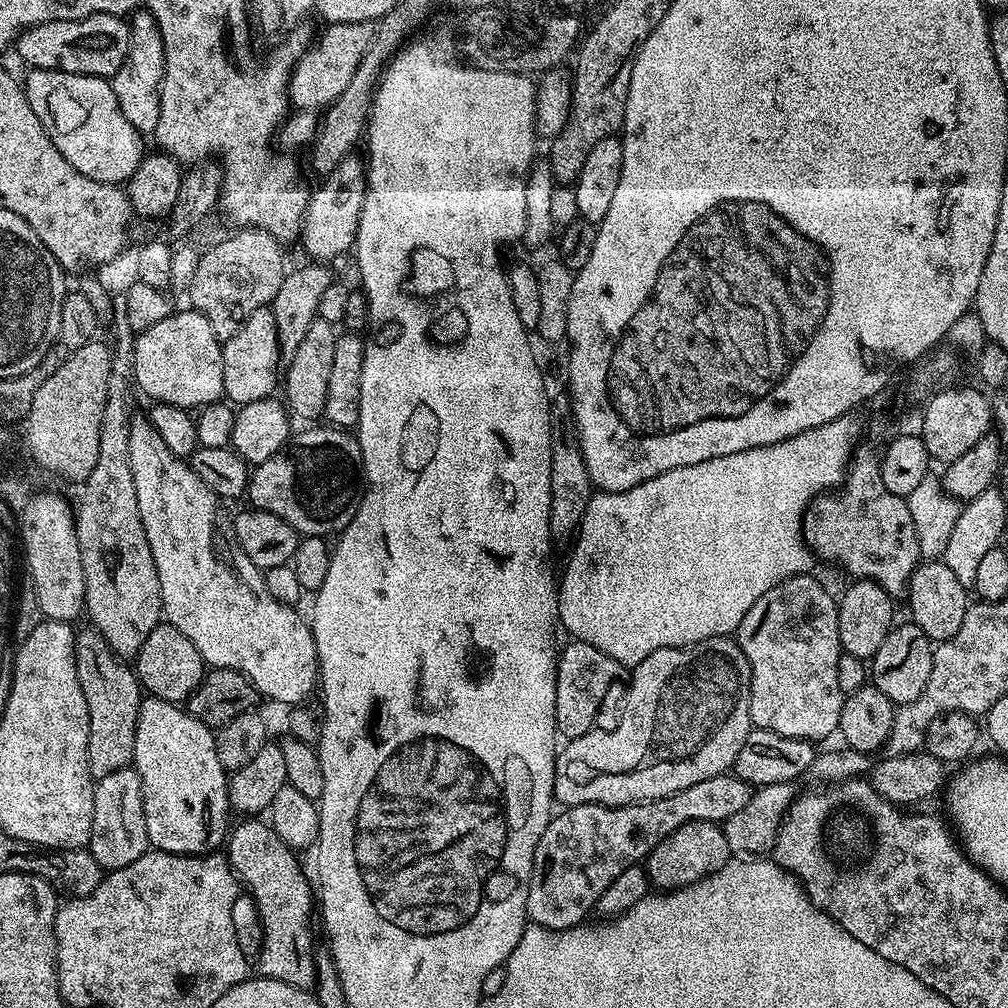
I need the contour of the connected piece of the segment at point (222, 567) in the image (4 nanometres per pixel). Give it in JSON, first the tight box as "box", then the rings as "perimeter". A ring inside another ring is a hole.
{"box":[129,415,318,705],"perimeter":[[[133,415],[129,428],[130,469],[133,471],[142,526],[161,586],[159,607],[167,623],[182,630],[182,634],[198,646],[205,665],[242,673],[261,697],[269,696],[280,704],[303,705],[307,701],[304,699],[318,688],[316,643],[309,621],[305,617],[303,620],[293,605],[283,604],[272,597],[265,573],[250,562],[248,555],[236,543],[226,520],[224,524],[221,497],[206,486],[198,474],[194,474],[191,463],[176,456],[170,446],[162,442],[149,417]]]}

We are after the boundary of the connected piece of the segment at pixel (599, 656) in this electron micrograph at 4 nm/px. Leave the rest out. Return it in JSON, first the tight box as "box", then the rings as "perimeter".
{"box":[554,638,622,741],"perimeter":[[[572,638],[569,644],[559,649],[556,661],[556,693],[554,694],[554,718],[557,733],[565,741],[585,736],[593,731],[596,715],[608,696],[608,691],[616,684],[622,672],[622,665],[610,658],[610,654],[602,654],[598,646],[590,646],[586,642]]]}

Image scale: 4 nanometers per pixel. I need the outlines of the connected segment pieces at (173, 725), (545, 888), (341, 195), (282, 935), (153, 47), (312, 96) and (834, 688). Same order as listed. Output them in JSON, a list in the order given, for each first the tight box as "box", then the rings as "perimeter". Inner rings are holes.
[{"box":[132,696,230,856],"perimeter":[[[148,696],[141,699],[140,713],[138,714],[138,726],[134,734],[134,754],[132,755],[132,764],[135,767],[138,778],[142,782],[142,790],[144,791],[144,808],[146,830],[148,831],[148,843],[153,849],[161,852],[173,852],[179,856],[206,856],[217,851],[216,848],[225,843],[226,837],[230,832],[230,823],[228,824],[228,816],[230,817],[230,805],[228,803],[228,782],[229,773],[222,766],[222,762],[218,762],[218,750],[216,749],[216,737],[213,729],[206,727],[200,719],[191,712],[185,710],[180,704],[172,704],[169,700],[159,700],[157,696]]]},{"box":[528,774,754,930],"perimeter":[[[725,774],[706,778],[706,782],[698,782],[672,796],[664,796],[661,800],[646,800],[635,804],[574,804],[557,811],[552,821],[546,826],[538,846],[534,850],[532,877],[528,883],[528,919],[533,924],[563,930],[577,927],[589,919],[588,911],[595,909],[598,898],[631,864],[640,864],[658,842],[662,842],[678,826],[691,820],[705,820],[711,824],[720,824],[729,820],[746,802],[750,802],[754,788],[735,774]]]},{"box":[298,154,366,262],"perimeter":[[[356,154],[345,157],[344,160],[330,170],[320,180],[320,189],[313,191],[308,198],[308,209],[304,215],[304,223],[298,237],[299,243],[304,243],[304,248],[309,252],[311,259],[316,262],[332,262],[335,256],[340,256],[344,251],[351,249],[356,243],[356,231],[362,214],[362,202],[364,201],[364,185],[366,183],[366,164]]]},{"box":[226,818,318,990],"perimeter":[[[244,818],[240,825],[231,829],[226,840],[227,859],[233,869],[238,873],[239,879],[243,881],[252,891],[256,904],[260,907],[260,916],[264,919],[264,949],[260,952],[261,977],[270,980],[281,980],[295,988],[305,990],[311,989],[316,982],[316,954],[318,945],[312,937],[312,912],[314,916],[314,888],[308,885],[300,864],[296,861],[297,853],[278,838],[278,834],[272,829],[271,823],[260,818]]]},{"box":[110,10,164,134],"perimeter":[[[147,10],[131,13],[128,29],[128,57],[124,65],[111,77],[110,83],[126,122],[142,134],[155,133],[160,113],[160,83],[164,77],[164,43],[156,19]]]},{"box":[288,22,374,110],"perimeter":[[[342,22],[327,25],[323,30],[325,32],[321,34],[320,41],[316,45],[313,43],[296,61],[288,78],[288,98],[293,109],[324,110],[332,105],[345,90],[354,72],[359,69],[363,56],[373,42],[374,28],[371,23]]]},{"box":[734,574,846,742],"perimeter":[[[812,574],[792,576],[789,580],[783,580],[778,586],[766,590],[766,594],[762,594],[758,598],[758,602],[754,602],[754,606],[750,606],[746,618],[742,618],[742,622],[734,633],[734,639],[750,662],[750,718],[756,728],[765,728],[767,732],[782,734],[786,738],[798,738],[799,740],[811,740],[813,742],[819,742],[823,736],[828,736],[831,732],[833,735],[839,729],[840,711],[844,705],[846,694],[838,686],[838,658],[842,651],[840,635],[838,634],[838,600],[835,595],[832,597],[812,577]]]}]

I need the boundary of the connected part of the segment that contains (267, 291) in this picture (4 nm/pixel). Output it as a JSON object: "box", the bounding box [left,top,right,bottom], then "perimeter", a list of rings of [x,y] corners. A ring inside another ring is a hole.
{"box":[190,226,286,342],"perimeter":[[[244,226],[236,230],[233,236],[218,241],[213,248],[205,247],[203,249],[197,269],[194,270],[190,281],[191,307],[195,311],[201,312],[210,322],[210,326],[214,326],[214,334],[221,342],[230,339],[244,325],[246,318],[250,318],[250,314],[254,314],[254,310],[269,307],[273,298],[278,294],[286,275],[284,256],[280,253],[280,248],[282,248],[281,241],[277,240],[271,231]]]}

